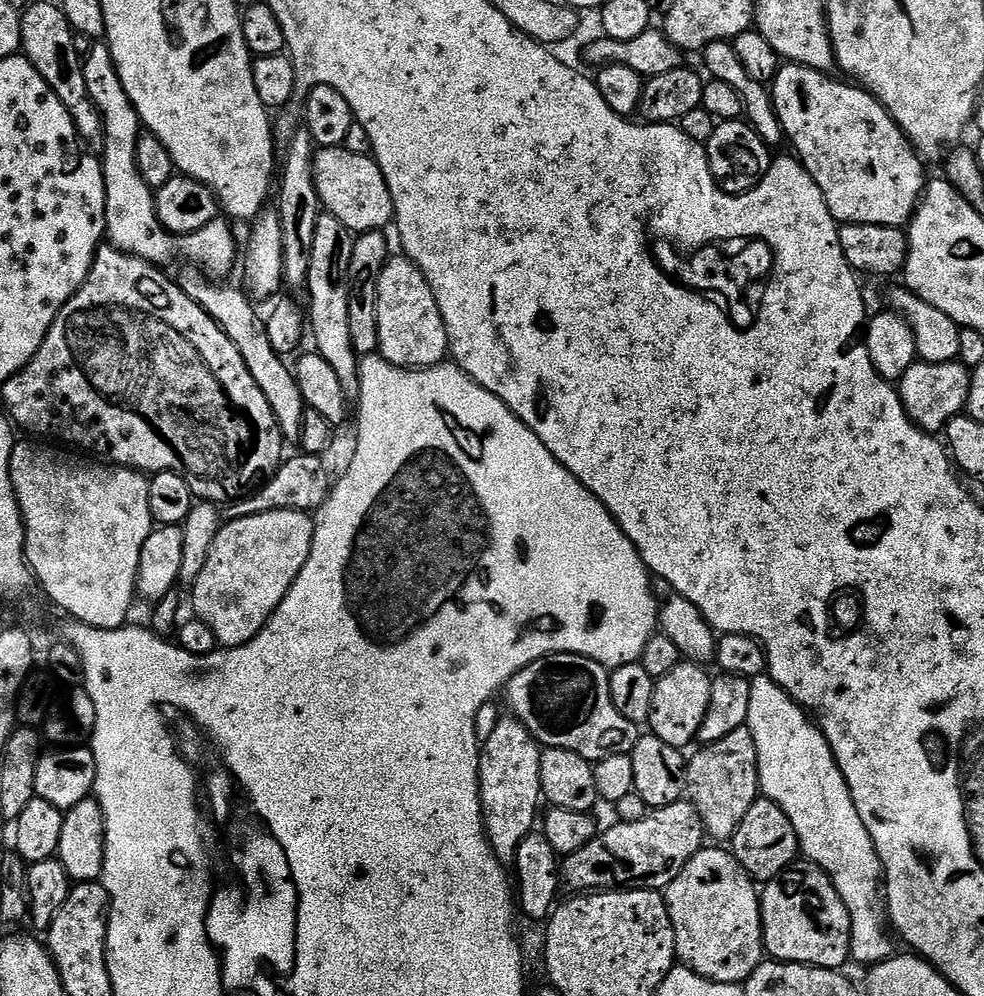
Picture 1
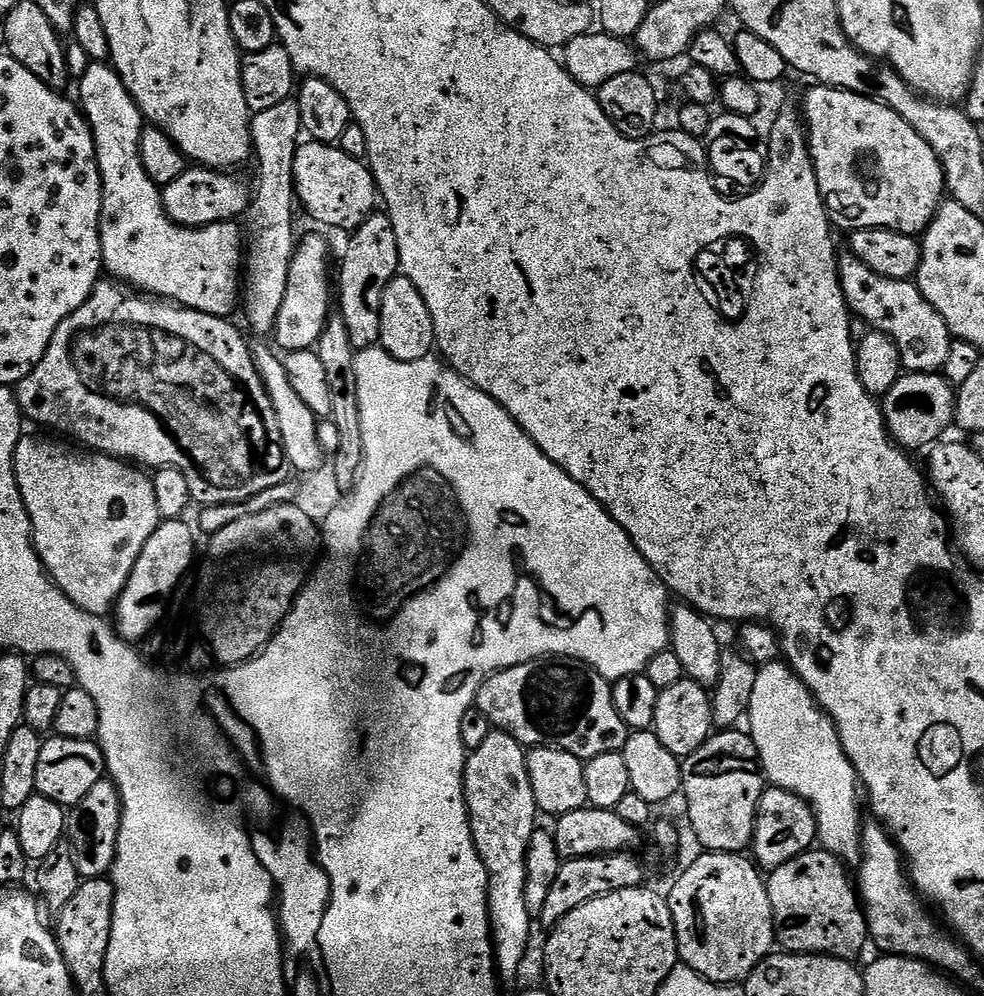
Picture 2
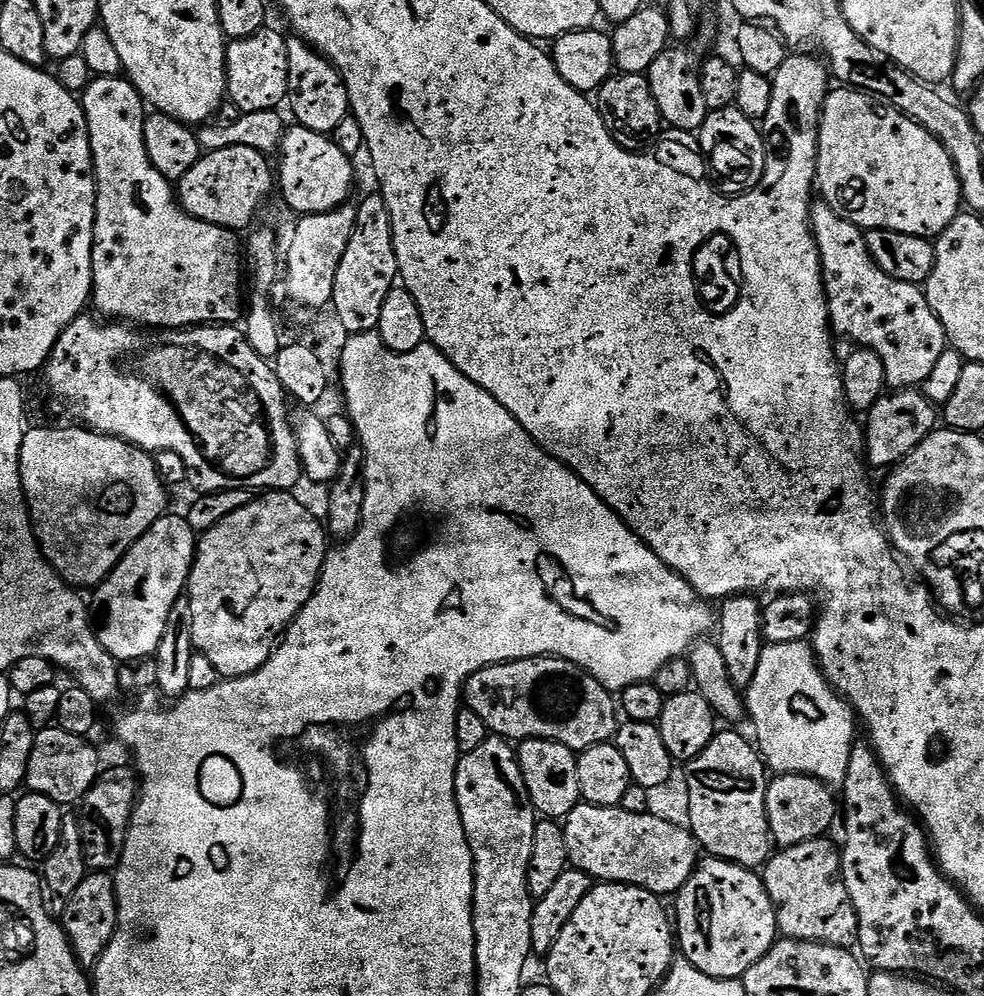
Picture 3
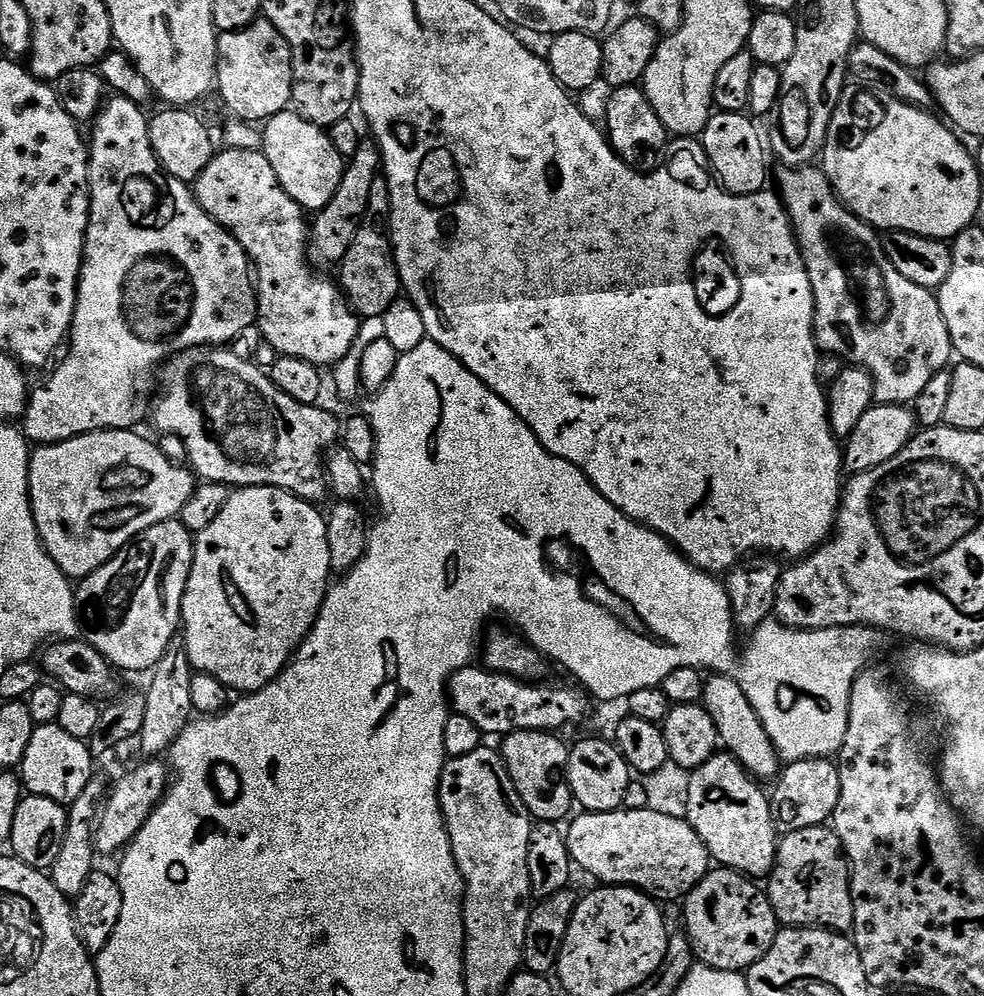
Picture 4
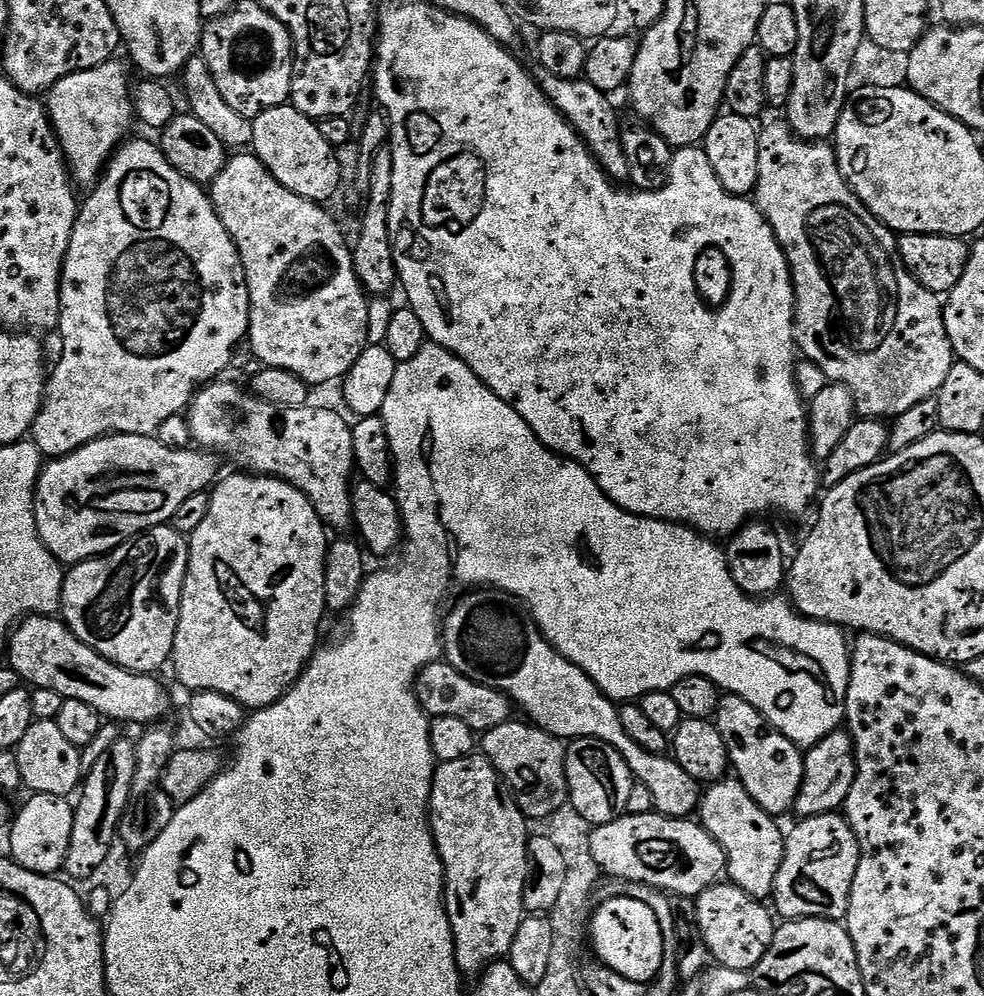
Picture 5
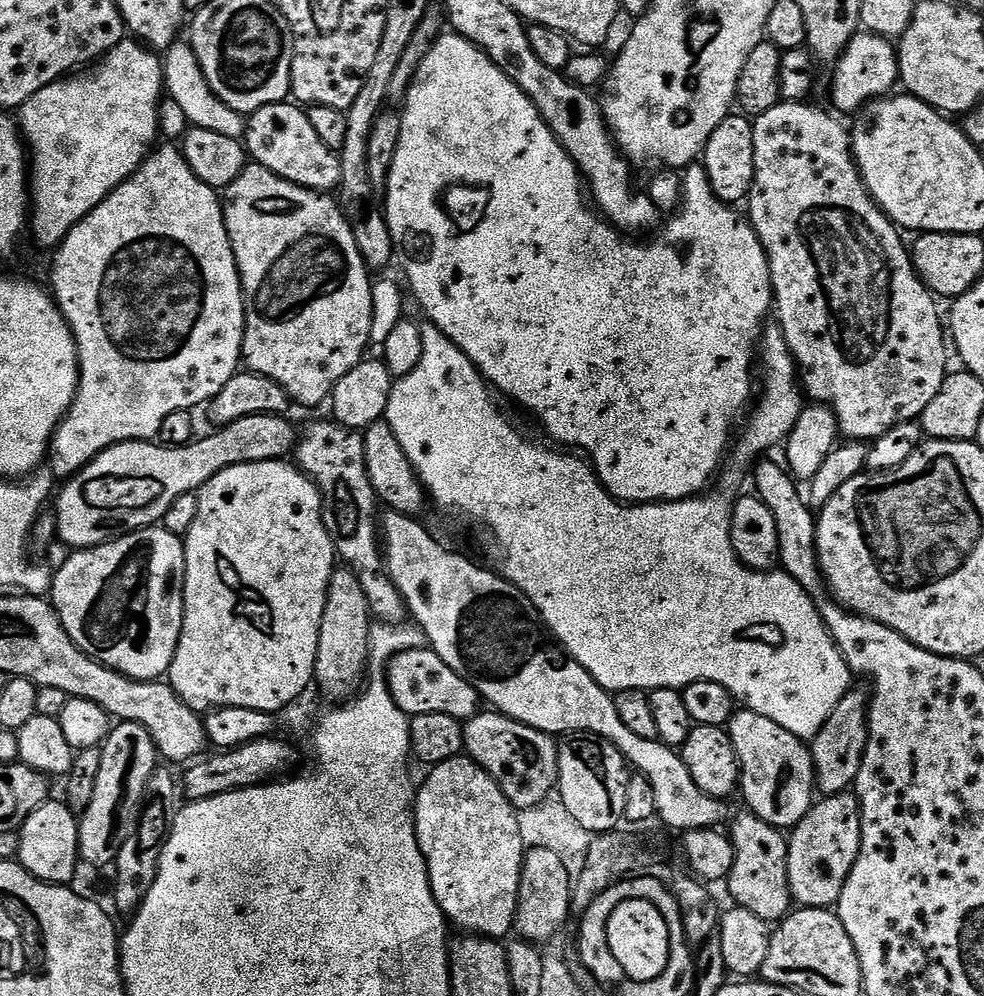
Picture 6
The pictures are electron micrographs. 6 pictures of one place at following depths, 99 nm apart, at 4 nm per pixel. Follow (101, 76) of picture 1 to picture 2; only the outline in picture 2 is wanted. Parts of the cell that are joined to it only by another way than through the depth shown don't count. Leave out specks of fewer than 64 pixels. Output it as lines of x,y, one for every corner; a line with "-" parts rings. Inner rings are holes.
104,62
89,63
83,76
79,77
80,100
79,107
82,109
87,121
92,125
92,137
96,143
96,161
100,167
100,177
104,183
104,197
102,198
102,214
100,215
100,245
102,246
102,264
109,277
115,278
144,294
151,294
162,300
170,300
174,304
181,304
183,308
196,308
199,312
211,312
217,316
225,318
231,317
232,311
242,300
242,253
246,248
246,236
242,231
241,225
236,222
225,222
223,224
207,224
205,228
185,228
183,224
176,224
168,216
164,209
164,197
162,195
161,185
152,180
150,174
146,172
146,166
142,162
140,153
140,143
146,127
146,121
136,100
130,93
128,87
122,82
122,78
116,72
115,68

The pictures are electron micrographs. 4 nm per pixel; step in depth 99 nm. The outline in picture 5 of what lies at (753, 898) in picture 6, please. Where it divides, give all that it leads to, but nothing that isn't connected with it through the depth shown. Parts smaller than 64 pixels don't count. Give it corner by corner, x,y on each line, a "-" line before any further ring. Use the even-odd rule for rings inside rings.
735,778
717,780
703,789
698,809
699,823
722,846
726,854
726,876
737,888
755,900
767,901
776,891
778,870
784,857
785,833
775,819
750,798
743,784

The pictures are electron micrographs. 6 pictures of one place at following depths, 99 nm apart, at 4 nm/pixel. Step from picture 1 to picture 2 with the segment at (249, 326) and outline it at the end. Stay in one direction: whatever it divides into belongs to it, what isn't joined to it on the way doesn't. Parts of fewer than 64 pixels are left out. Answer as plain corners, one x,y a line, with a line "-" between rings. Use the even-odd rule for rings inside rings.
256,348
256,368
260,371
262,382
268,391
272,408
276,411
278,426
282,430
284,455
289,465
293,464
300,474
305,474
321,468
326,464
326,453
318,438
318,417
312,413
310,406
298,398
294,386
290,386
290,374
286,374
283,359
275,356
268,348

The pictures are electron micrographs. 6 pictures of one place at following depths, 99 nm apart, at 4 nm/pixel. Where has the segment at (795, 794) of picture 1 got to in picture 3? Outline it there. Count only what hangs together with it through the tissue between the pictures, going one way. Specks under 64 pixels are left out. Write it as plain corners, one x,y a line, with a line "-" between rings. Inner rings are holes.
807,643
768,644
764,647
758,670
746,690
746,708
750,720
752,716
756,723
754,740
758,751
773,773
812,776
829,786
843,785
850,766
850,754
857,739
854,709
824,677
816,653

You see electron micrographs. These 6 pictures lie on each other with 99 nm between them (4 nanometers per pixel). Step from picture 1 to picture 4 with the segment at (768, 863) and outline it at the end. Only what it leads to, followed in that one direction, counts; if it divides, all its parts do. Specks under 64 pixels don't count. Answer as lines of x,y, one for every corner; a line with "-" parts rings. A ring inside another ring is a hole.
831,759
791,761
775,784
776,793
773,791
770,796
774,816
783,827
785,824
788,832
818,828
831,821
840,797
840,769

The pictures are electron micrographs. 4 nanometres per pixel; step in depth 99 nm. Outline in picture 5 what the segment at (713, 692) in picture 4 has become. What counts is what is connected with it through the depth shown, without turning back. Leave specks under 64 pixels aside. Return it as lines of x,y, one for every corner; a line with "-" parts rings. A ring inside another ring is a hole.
721,695
714,723
718,734
722,734
722,742
726,742
731,771
750,798
773,818
780,818
783,812
791,813
804,777
804,752
790,738
769,727
750,702
737,696

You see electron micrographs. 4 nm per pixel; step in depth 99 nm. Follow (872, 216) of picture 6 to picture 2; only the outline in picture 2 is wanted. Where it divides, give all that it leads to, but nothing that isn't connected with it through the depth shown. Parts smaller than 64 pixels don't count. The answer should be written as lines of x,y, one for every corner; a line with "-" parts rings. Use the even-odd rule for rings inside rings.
855,254
847,255
841,255
838,263
840,285
849,309
857,317
860,315
869,329
886,334
896,343
900,363
908,372
940,372
946,358
950,358
950,346
954,339
942,314
934,310
912,280
891,280
879,276

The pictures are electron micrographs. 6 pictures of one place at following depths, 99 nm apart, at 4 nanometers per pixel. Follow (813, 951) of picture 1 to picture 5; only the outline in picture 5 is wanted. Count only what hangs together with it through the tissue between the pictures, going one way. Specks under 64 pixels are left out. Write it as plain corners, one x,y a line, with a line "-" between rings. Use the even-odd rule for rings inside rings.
827,812
821,816
805,816
787,833
784,842
784,857
776,879
775,911
784,915
785,921
818,918
819,920
843,921
850,906
850,890
854,886
854,874
860,861
860,847
854,830
847,819
836,812

